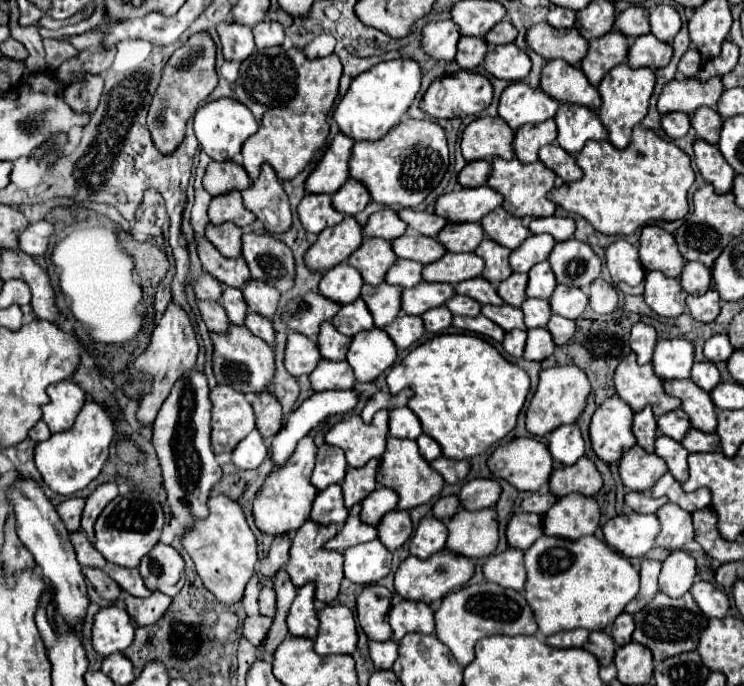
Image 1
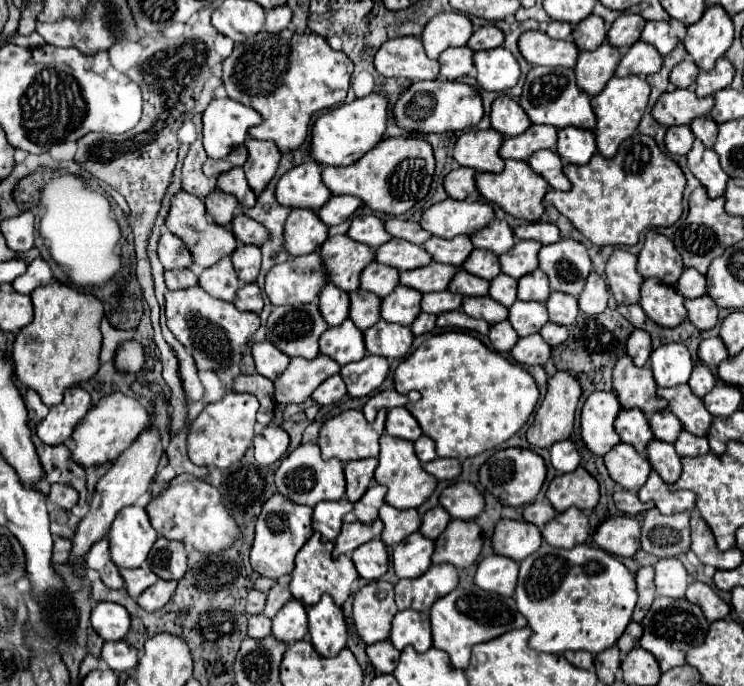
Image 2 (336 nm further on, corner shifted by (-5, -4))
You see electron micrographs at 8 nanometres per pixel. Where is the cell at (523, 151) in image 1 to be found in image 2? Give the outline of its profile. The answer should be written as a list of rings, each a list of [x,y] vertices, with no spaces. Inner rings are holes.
[[[530,125],[526,129],[526,133],[522,133],[522,135],[506,137],[500,147],[500,155],[502,155],[502,159],[528,161],[530,155],[540,149],[554,149],[556,141],[558,141],[558,129]]]

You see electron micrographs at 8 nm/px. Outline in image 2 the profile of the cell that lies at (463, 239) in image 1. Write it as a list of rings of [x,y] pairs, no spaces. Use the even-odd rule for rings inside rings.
[[[430,237],[424,243],[424,249],[432,255],[438,263],[450,263],[460,267],[468,255],[472,253],[474,245],[470,237],[454,237],[454,239],[442,239],[442,237]]]

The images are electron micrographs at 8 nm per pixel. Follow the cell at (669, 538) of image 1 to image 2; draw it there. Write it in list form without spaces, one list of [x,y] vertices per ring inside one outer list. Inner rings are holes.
[[[656,507],[642,519],[642,549],[660,559],[676,557],[690,549],[690,513],[662,515]]]

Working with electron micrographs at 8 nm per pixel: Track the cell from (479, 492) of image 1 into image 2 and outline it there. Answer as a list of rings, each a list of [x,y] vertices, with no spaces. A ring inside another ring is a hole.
[[[458,481],[442,491],[440,505],[454,519],[476,519],[484,511],[484,497],[474,483]]]

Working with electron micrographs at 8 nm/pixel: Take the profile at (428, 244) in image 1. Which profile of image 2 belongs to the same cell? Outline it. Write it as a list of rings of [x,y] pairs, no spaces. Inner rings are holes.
[[[392,239],[380,249],[376,249],[376,261],[396,267],[400,271],[408,271],[408,269],[426,267],[432,261],[432,257],[420,245],[406,243],[404,239]]]

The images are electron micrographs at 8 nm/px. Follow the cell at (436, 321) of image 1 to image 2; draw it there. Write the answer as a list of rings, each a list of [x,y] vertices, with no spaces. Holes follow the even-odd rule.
[[[420,313],[416,317],[416,321],[412,323],[412,333],[414,335],[422,335],[422,333],[428,333],[436,327],[436,315],[432,313]]]

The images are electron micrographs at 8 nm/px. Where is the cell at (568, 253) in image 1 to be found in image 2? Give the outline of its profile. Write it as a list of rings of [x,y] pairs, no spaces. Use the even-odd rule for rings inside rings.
[[[562,239],[552,245],[544,245],[538,253],[540,269],[550,277],[550,289],[578,297],[586,285],[592,269],[592,261],[582,243],[574,239]]]

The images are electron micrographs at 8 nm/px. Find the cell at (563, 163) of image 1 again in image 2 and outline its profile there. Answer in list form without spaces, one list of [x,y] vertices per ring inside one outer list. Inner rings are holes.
[[[550,149],[538,151],[528,159],[528,163],[538,175],[542,175],[550,183],[550,187],[560,189],[560,191],[570,191],[572,185],[562,171],[564,163],[562,163],[562,159],[558,159],[556,151],[550,151]]]

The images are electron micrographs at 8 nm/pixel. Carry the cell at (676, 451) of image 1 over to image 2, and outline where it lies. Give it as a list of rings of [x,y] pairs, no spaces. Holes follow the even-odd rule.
[[[652,439],[648,443],[648,461],[652,465],[652,469],[658,471],[658,475],[668,483],[676,483],[680,479],[682,473],[682,465],[680,465],[680,455],[676,453],[676,449],[670,443],[662,443],[658,439]]]

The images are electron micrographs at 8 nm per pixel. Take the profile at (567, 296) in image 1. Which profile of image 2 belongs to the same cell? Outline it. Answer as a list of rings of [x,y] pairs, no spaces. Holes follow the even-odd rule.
[[[552,293],[548,297],[546,307],[548,307],[550,321],[558,323],[558,325],[572,325],[576,315],[578,315],[578,311],[580,311],[576,297],[572,297],[572,295],[558,295],[558,293]]]

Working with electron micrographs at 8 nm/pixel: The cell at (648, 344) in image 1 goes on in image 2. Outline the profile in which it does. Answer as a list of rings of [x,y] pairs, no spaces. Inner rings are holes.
[[[636,329],[636,331],[630,335],[630,341],[626,343],[626,347],[628,347],[628,355],[632,357],[632,361],[634,361],[636,367],[646,365],[650,353],[652,353],[650,333],[646,333],[646,331],[642,331],[642,329]]]

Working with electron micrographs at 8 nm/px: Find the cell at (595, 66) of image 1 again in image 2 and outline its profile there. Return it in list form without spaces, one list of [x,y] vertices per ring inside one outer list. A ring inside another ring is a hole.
[[[606,41],[594,51],[582,51],[578,55],[578,65],[574,69],[578,87],[584,89],[588,95],[598,95],[598,91],[602,91],[602,87],[614,75],[620,57],[620,49]]]

